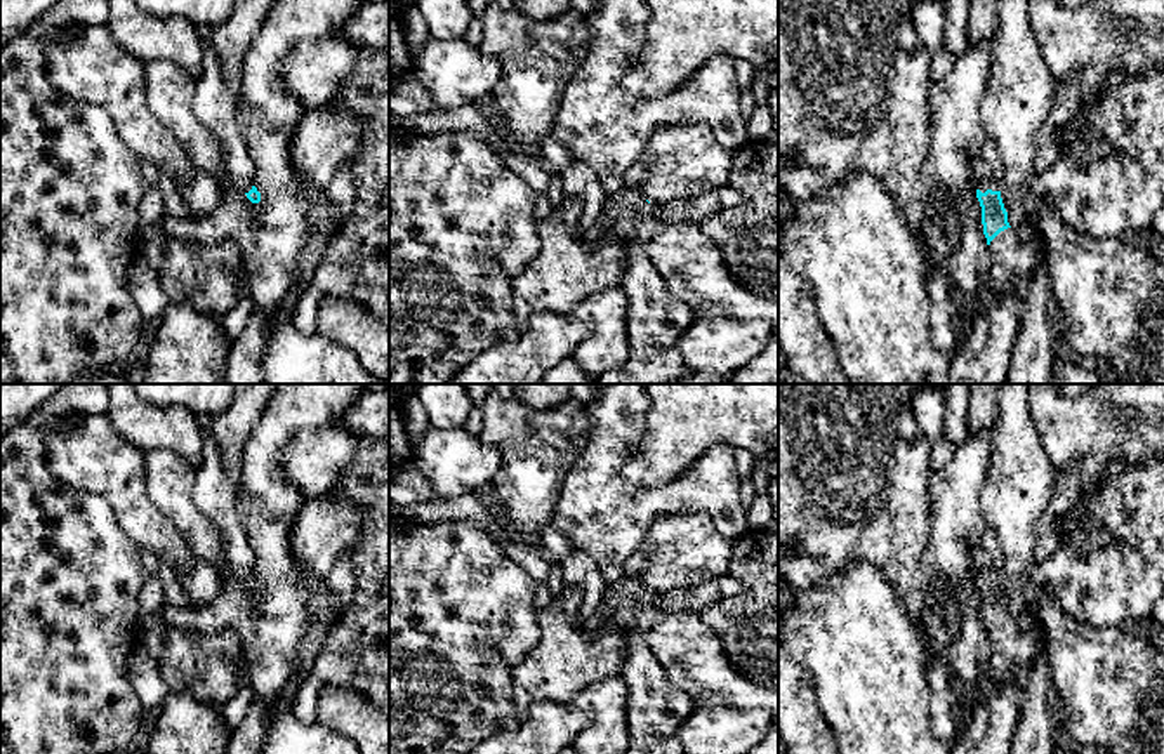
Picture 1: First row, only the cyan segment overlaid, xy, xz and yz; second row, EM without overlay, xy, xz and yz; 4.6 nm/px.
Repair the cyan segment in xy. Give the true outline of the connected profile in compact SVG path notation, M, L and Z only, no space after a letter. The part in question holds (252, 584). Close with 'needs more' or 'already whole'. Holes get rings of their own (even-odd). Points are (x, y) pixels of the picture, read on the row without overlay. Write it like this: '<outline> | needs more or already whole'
M205 431L203 462L196 469L193 499L219 530L224 549L221 577L241 580L252 592L259 592L261 582L254 575L255 552L236 507L236 486L224 467L222 450L208 431Z | needs more

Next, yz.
M987 526L980 544L971 551L976 568L976 587L982 596L983 624L989 634L990 657L987 686L1016 679L1023 683L1039 651L1044 650L1044 632L1037 610L1025 610L1018 617L1008 612L1002 579L1002 554L995 533Z | needs more

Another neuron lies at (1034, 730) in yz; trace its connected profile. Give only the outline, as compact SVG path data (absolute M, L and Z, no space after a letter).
M1041 650L1022 683L1020 712L1011 754L1051 754L1056 721L1048 714L1048 688L1051 671L1046 651Z

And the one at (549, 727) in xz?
M539 700L530 705L516 731L493 735L467 754L559 754L587 726L587 716L568 704Z

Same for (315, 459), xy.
M344 426L304 427L281 453L281 466L306 499L332 490L353 464L356 436Z

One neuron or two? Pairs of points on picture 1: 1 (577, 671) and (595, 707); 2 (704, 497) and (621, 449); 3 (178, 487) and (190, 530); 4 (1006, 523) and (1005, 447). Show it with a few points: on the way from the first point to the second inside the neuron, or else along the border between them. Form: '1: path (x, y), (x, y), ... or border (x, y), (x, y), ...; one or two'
1: border (619, 674), (582, 688), (568, 704); two
2: path (674, 497), (634, 497), (615, 478); one
3: path (178, 497), (178, 506), (188, 520); one
4: path (1011, 504), (1013, 466); one

